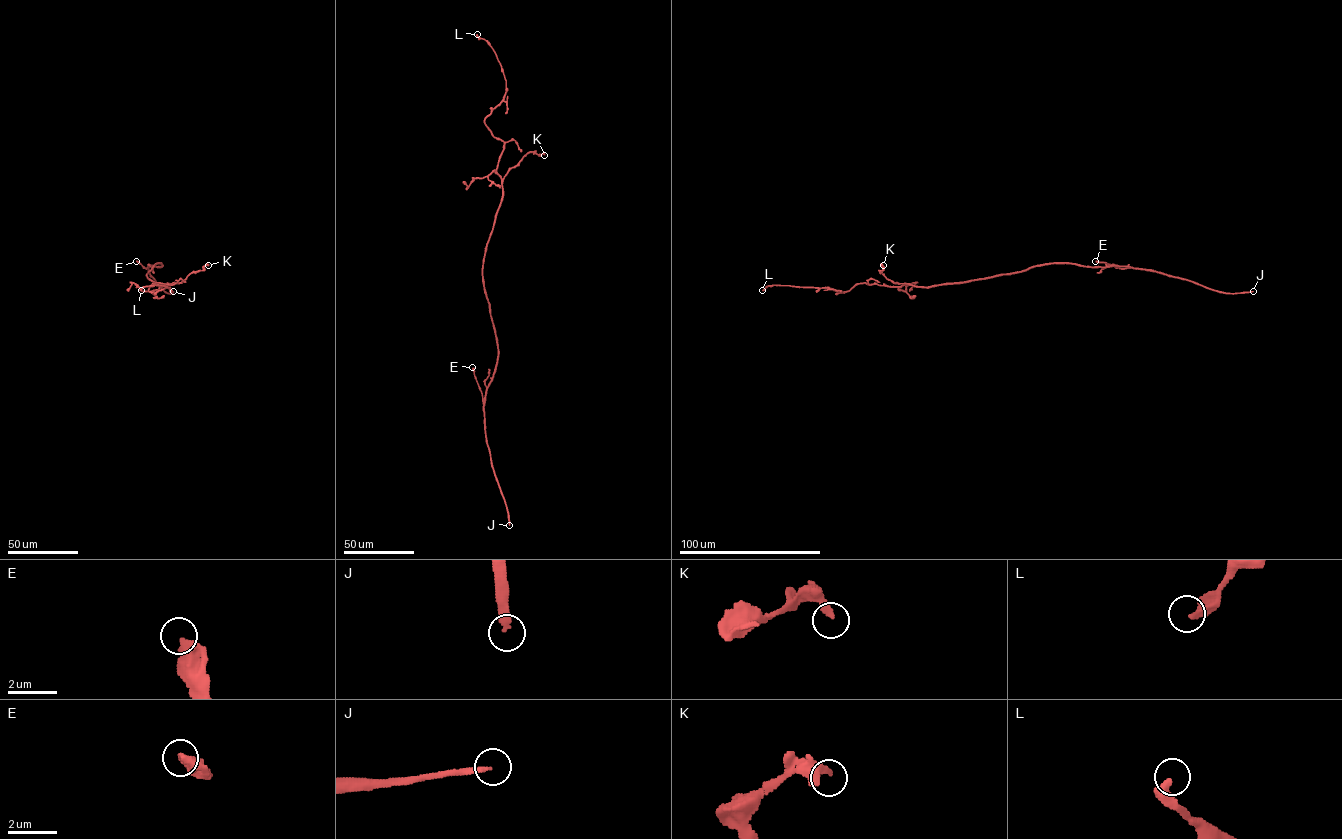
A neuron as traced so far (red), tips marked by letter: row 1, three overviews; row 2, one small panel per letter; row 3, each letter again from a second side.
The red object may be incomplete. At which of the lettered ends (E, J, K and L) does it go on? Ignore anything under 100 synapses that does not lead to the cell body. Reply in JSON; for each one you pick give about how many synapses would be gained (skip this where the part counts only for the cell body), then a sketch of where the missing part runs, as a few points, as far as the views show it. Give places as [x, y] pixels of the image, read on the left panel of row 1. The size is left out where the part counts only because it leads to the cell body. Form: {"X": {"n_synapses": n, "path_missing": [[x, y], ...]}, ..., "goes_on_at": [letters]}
{"goes_on_at": ["J"]}

